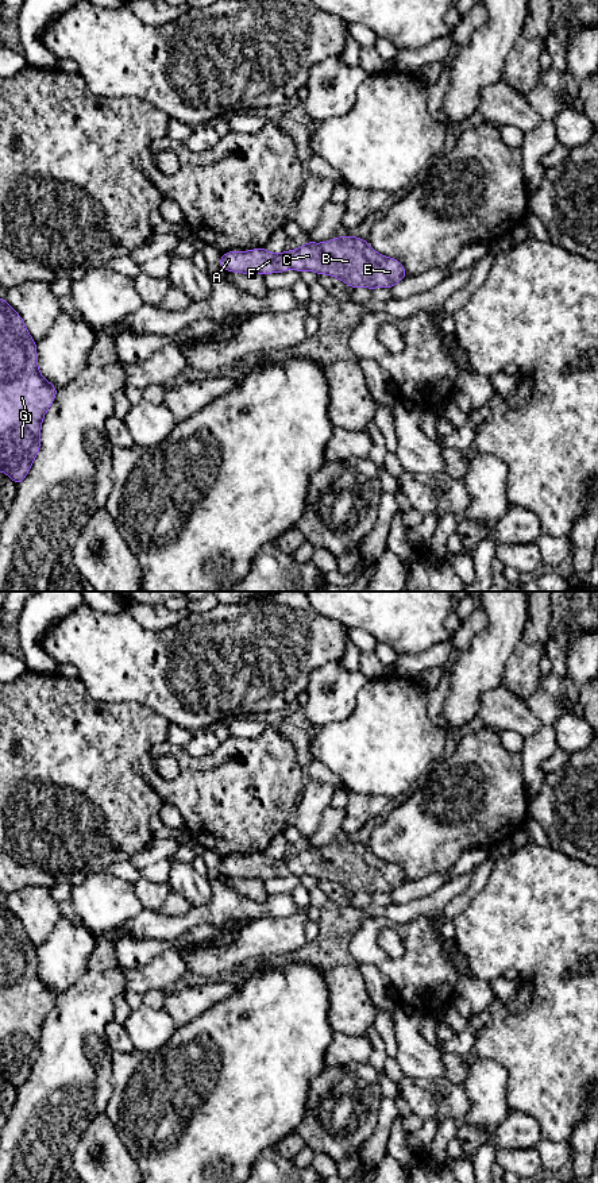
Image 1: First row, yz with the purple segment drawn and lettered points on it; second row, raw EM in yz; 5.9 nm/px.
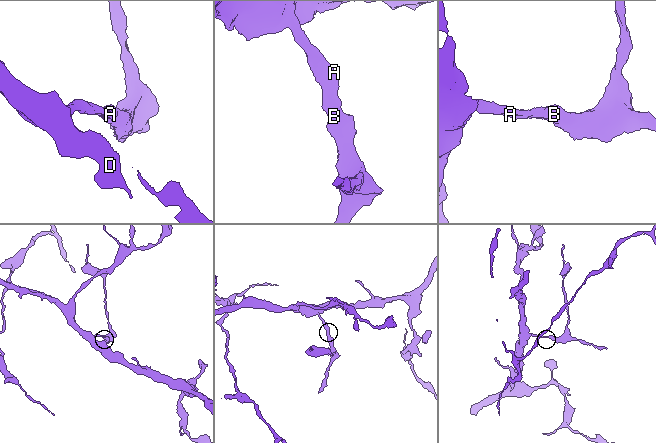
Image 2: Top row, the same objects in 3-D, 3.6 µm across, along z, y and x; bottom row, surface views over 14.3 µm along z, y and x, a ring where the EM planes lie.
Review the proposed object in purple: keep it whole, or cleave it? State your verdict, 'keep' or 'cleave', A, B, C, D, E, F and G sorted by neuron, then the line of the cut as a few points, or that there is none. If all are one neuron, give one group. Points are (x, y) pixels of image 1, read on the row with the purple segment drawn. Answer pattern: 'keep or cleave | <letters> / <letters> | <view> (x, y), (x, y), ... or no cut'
keep | A B C D E F G | no cut

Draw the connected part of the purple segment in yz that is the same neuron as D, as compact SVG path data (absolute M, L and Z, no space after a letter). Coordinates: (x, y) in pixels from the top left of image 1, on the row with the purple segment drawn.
M0 298L0 471L16 485L40 450L43 417L58 392L40 374L36 348L20 315Z

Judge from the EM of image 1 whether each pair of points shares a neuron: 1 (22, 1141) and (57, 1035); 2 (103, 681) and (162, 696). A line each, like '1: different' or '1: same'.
1: same
2: same

